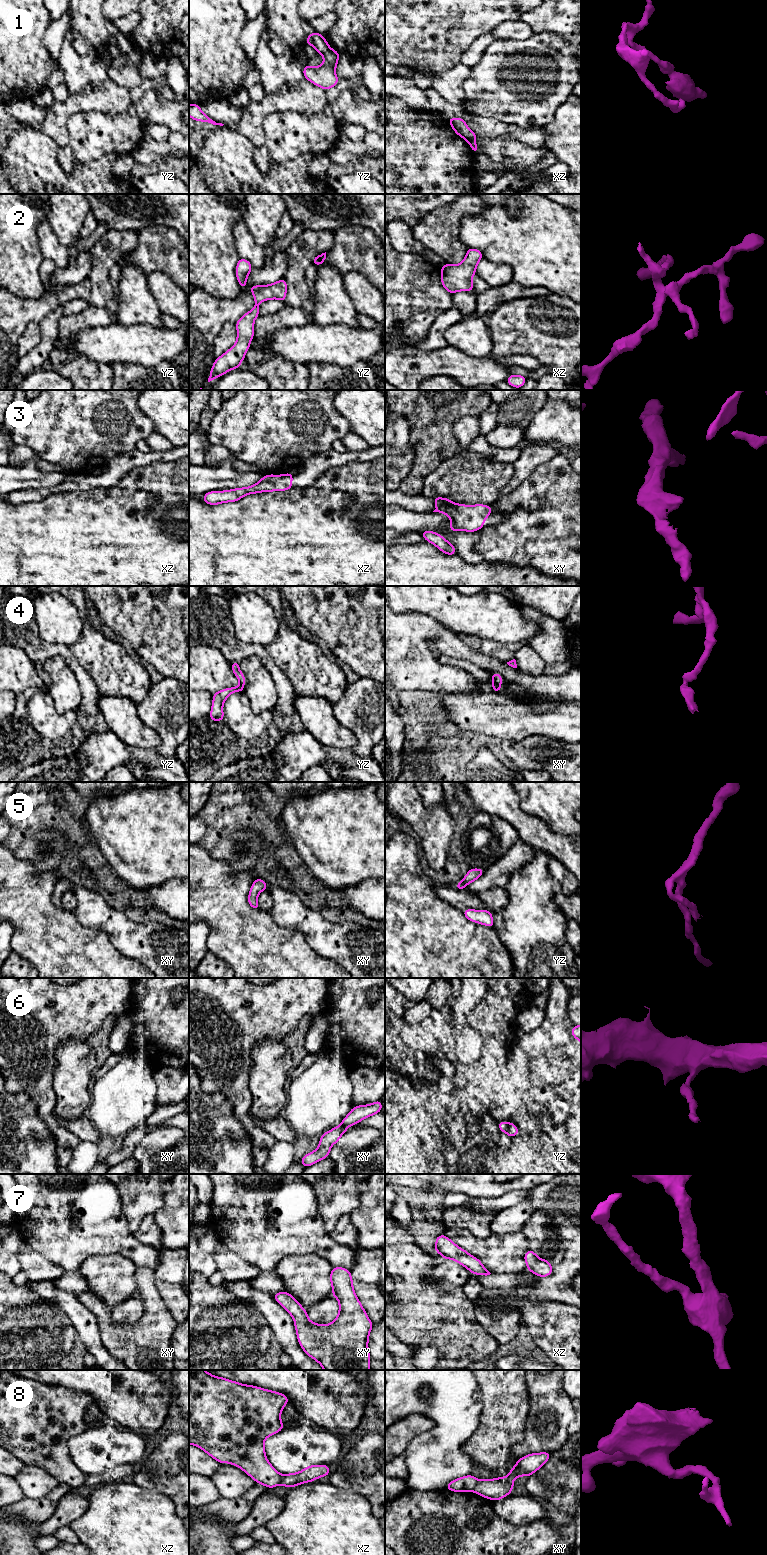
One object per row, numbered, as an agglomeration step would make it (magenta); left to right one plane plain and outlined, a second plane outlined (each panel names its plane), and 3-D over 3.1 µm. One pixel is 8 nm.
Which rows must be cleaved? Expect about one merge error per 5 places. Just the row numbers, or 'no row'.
6

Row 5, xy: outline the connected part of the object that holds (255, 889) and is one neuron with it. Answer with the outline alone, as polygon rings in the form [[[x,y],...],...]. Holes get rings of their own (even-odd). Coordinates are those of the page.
[[[255,878],[248,895],[248,903],[253,909],[260,909],[257,902],[257,897],[261,891],[267,890],[267,886],[268,885],[264,880]]]

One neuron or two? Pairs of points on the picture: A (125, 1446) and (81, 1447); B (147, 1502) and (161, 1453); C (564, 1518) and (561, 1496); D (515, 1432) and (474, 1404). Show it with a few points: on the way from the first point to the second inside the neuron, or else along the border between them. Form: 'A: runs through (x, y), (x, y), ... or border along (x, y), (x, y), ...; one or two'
A: runs through (114, 1446), (95, 1445), (92, 1447); one
B: border along (133, 1483), (154, 1489), (172, 1500); two
C: border along (551, 1507), (570, 1510); two
D: border along (482, 1401), (480, 1423), (474, 1431); two

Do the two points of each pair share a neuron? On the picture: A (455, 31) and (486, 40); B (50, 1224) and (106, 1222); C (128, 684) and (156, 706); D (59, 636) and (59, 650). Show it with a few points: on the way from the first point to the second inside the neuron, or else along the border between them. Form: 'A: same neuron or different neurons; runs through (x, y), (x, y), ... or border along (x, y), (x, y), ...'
A: different neurons; border along (489, 32), (479, 36), (462, 55)
B: same neuron; runs through (64, 1224), (77, 1226), (81, 1222), (92, 1222)
C: different neurons; border along (152, 684), (145, 698), (137, 706)
D: different neurons; border along (38, 633), (47, 642), (63, 643), (69, 647)

